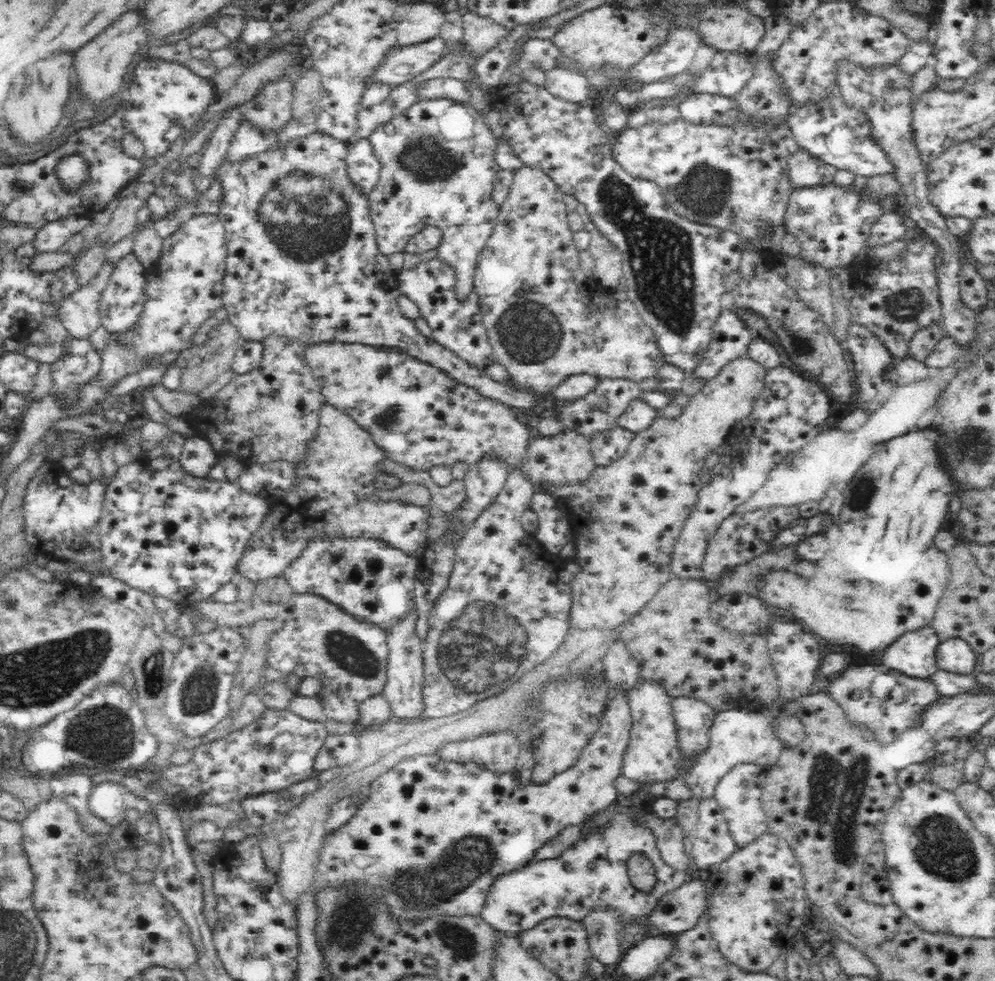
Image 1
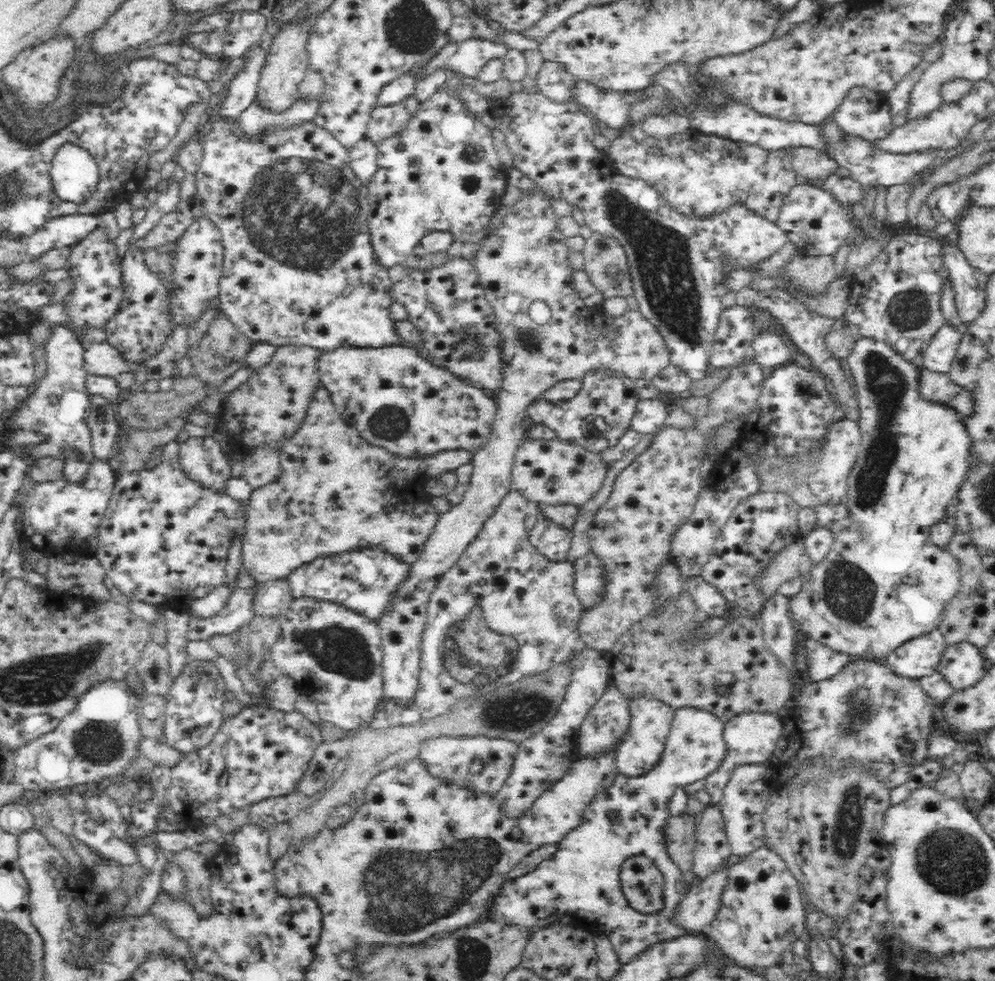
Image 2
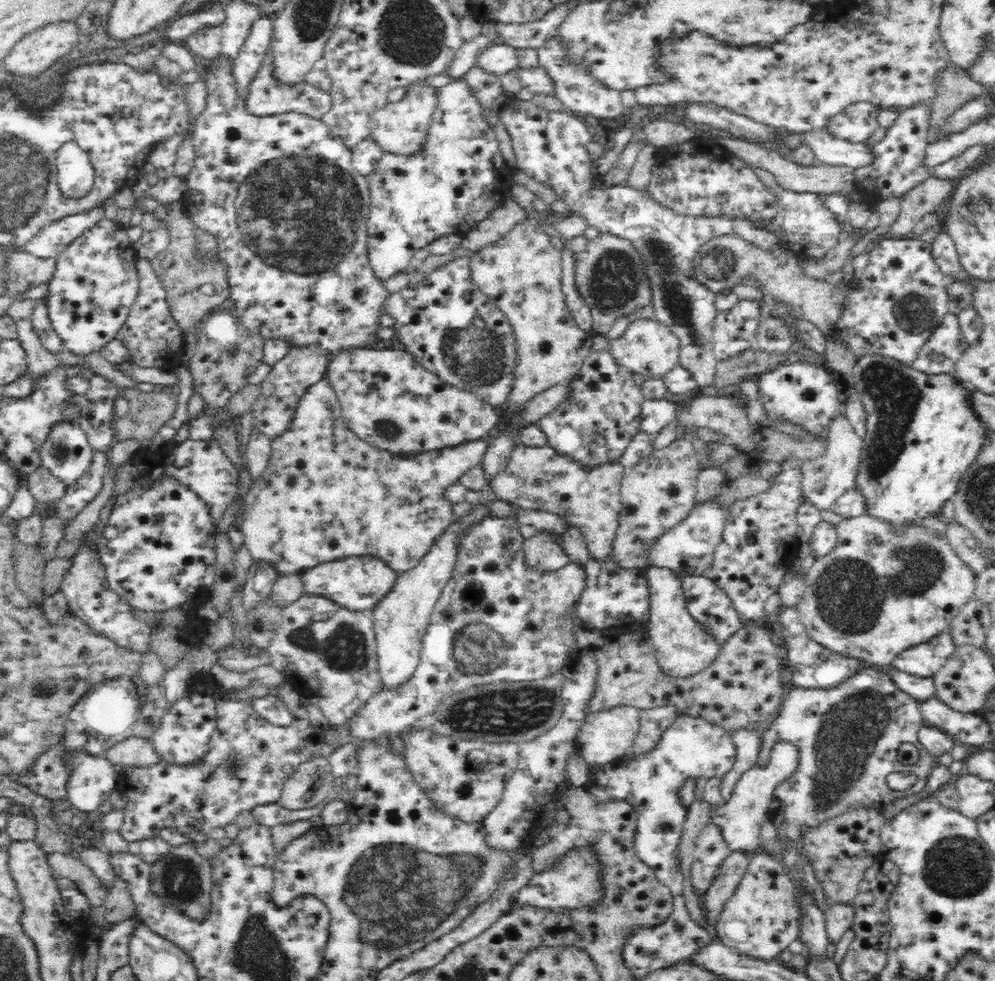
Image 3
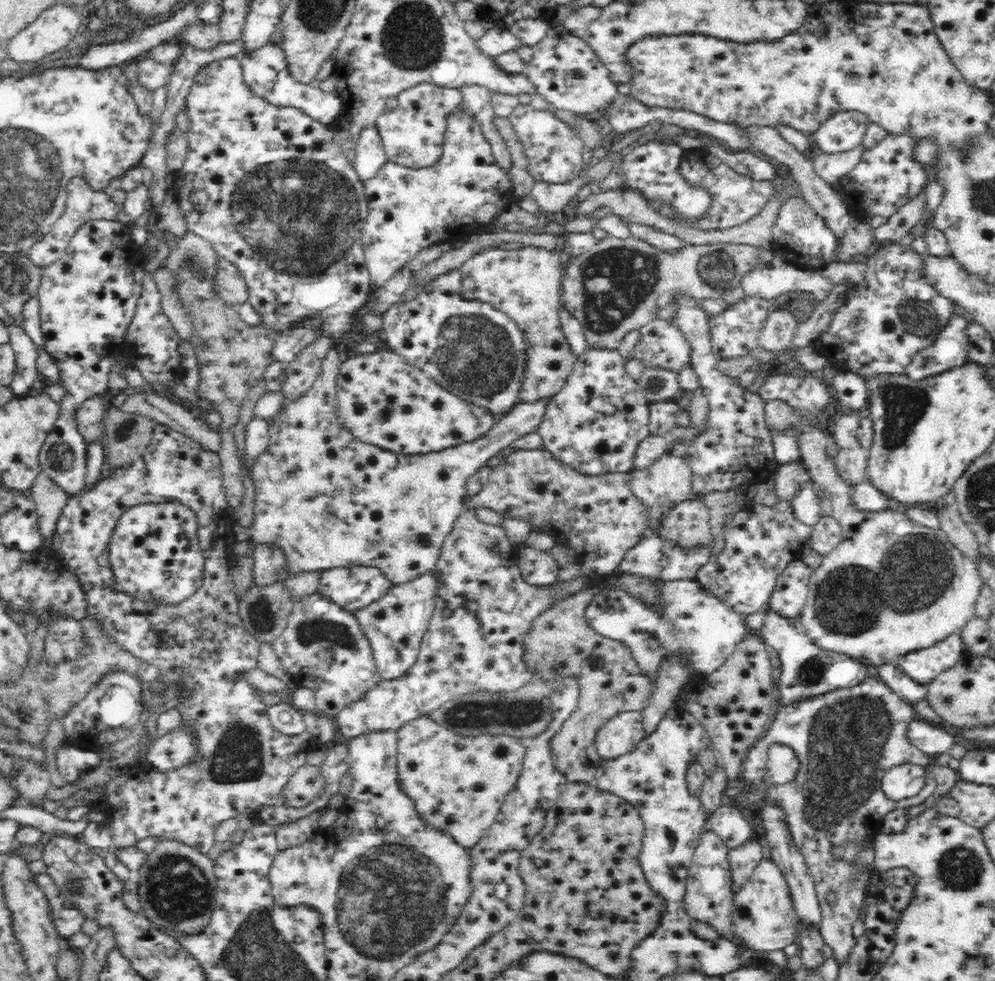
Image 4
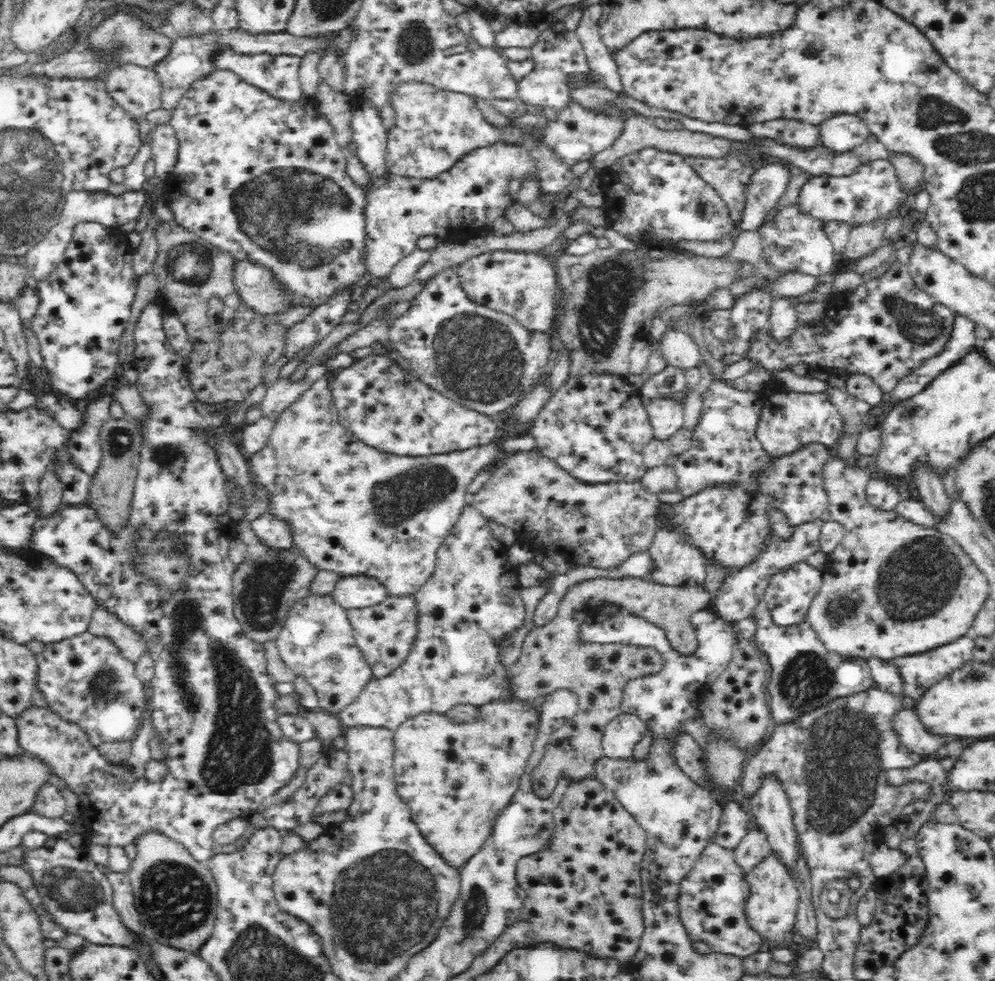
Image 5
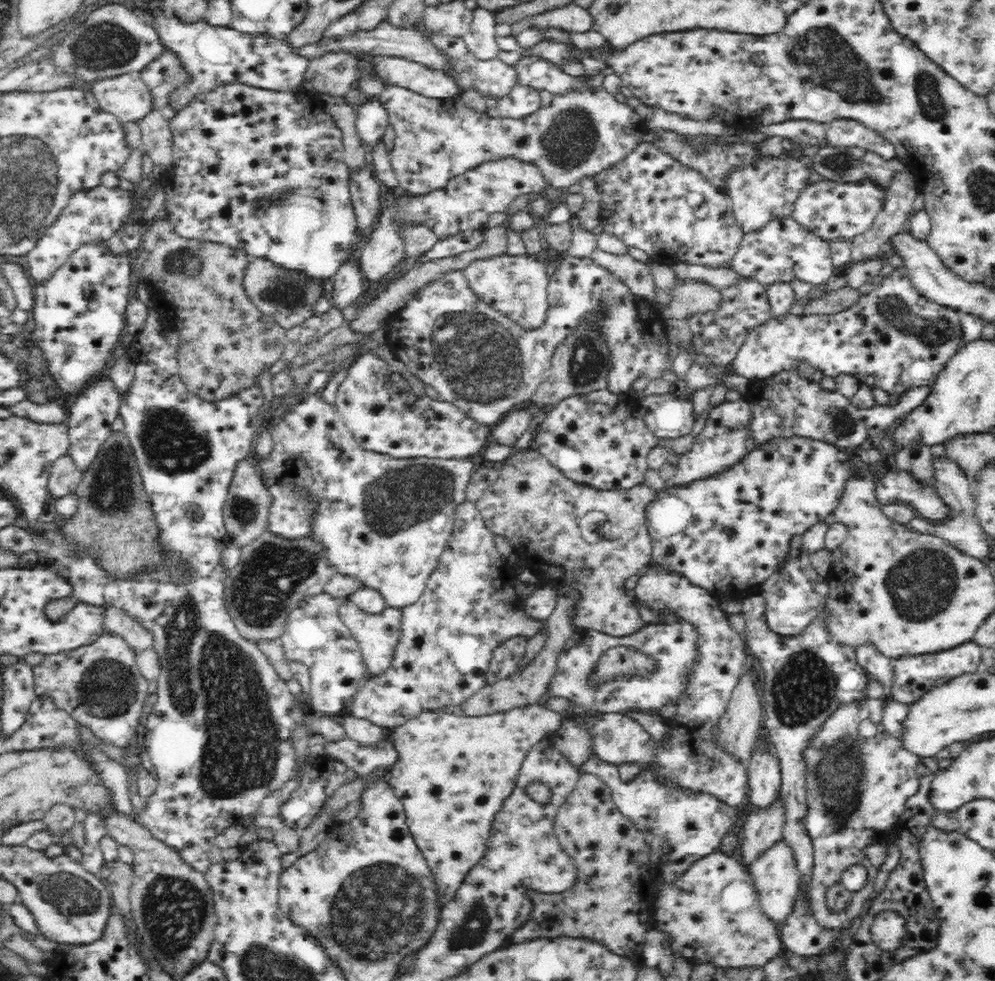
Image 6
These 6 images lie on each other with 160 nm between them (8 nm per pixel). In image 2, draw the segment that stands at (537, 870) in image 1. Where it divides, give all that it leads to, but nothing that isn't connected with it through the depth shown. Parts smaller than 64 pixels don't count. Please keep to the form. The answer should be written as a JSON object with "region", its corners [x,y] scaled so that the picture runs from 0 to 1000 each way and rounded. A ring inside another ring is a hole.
{"region":[[[679,719],[678,732],[661,781],[655,783],[653,787],[649,787],[647,791],[631,792],[622,788],[619,791],[617,802],[603,808],[603,811],[599,811],[598,815],[595,815],[595,820],[587,826],[585,840],[581,844],[577,844],[575,848],[571,848],[571,852],[563,858],[565,864],[557,873],[557,877],[545,879],[541,883],[541,889],[533,887],[525,893],[511,895],[504,901],[489,928],[490,938],[505,943],[513,942],[530,946],[531,948],[548,945],[553,941],[571,943],[571,940],[579,945],[595,947],[600,952],[611,955],[611,958],[616,962],[617,972],[622,977],[623,983],[629,983],[658,960],[694,952],[672,940],[672,934],[676,931],[684,913],[691,906],[691,902],[687,900],[685,889],[680,881],[675,879],[668,865],[666,840],[673,833],[670,827],[671,813],[682,802],[685,803],[699,795],[708,794],[725,778],[729,770],[729,756],[726,752],[727,737],[724,731],[710,723]],[[640,871],[653,875],[667,893],[667,924],[663,928],[657,929],[656,932],[637,930],[636,926],[631,923],[631,916],[622,910],[625,906],[622,892],[627,877]]]}

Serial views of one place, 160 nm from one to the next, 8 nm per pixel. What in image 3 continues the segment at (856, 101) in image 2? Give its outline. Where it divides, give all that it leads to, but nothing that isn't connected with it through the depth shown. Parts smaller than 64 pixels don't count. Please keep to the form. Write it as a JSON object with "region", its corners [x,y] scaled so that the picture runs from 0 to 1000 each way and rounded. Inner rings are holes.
{"region":[[[860,104],[838,117],[831,129],[838,138],[854,145],[872,144],[885,137],[884,113],[876,104]]]}

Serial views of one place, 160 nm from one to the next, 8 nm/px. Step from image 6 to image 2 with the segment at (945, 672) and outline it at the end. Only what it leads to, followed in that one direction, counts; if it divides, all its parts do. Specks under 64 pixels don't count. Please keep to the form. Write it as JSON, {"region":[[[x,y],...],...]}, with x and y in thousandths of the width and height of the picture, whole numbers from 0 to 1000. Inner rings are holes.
{"region":[[[943,640],[922,648],[903,659],[890,668],[890,679],[902,688],[927,691],[943,685],[944,675],[952,661],[949,649]]]}

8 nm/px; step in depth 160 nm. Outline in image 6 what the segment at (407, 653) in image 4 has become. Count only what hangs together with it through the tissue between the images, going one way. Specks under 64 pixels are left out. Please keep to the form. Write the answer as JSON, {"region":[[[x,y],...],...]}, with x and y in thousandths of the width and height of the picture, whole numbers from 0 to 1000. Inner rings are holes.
{"region":[[[343,611],[341,625],[342,630],[360,654],[360,660],[362,660],[362,666],[365,669],[370,687],[380,689],[380,687],[384,687],[384,685],[392,682],[405,648],[405,620],[388,617],[388,620],[384,624],[373,625],[360,620],[349,611]]]}

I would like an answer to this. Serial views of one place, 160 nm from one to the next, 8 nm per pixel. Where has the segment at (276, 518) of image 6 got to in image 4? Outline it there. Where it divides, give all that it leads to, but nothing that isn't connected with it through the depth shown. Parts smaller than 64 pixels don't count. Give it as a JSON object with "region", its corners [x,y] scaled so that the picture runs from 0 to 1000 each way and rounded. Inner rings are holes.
{"region":[[[271,556],[257,557],[253,571],[255,571],[254,597],[271,598],[281,590],[284,584],[288,583],[288,574],[284,563],[271,558]]]}

